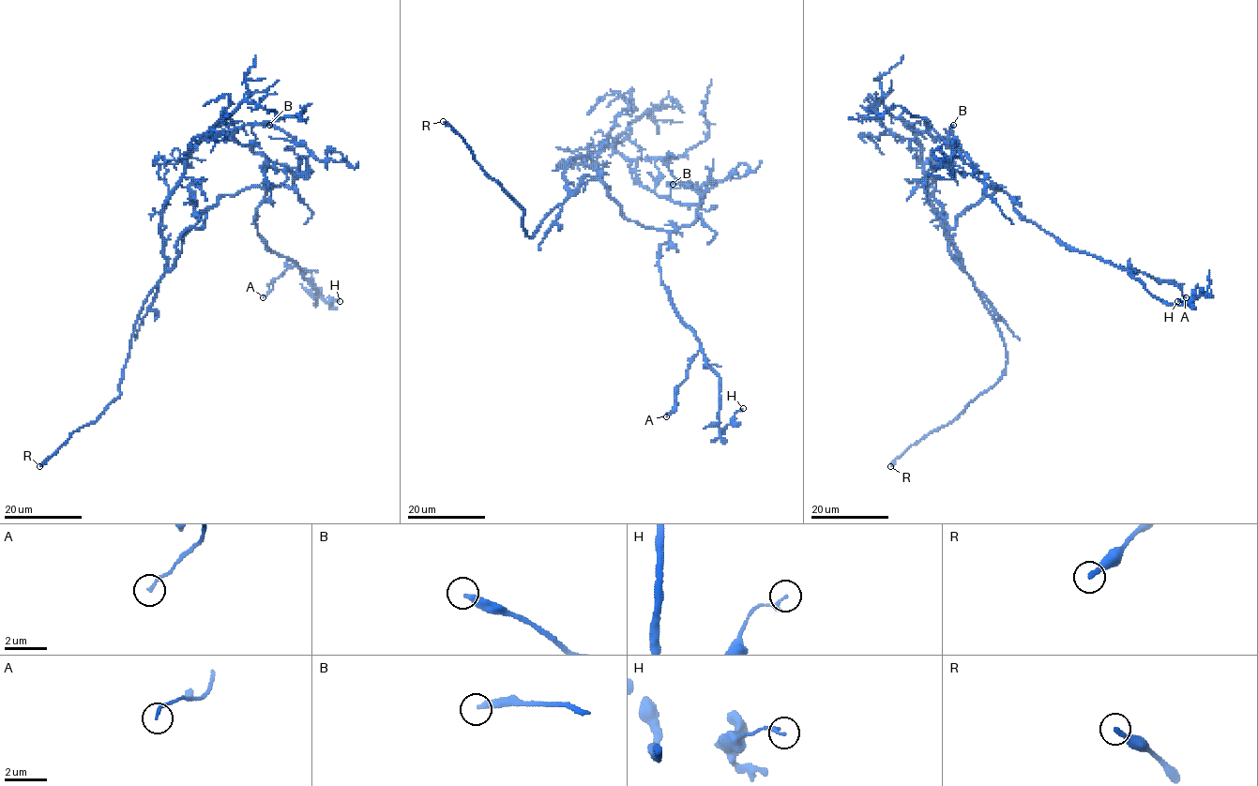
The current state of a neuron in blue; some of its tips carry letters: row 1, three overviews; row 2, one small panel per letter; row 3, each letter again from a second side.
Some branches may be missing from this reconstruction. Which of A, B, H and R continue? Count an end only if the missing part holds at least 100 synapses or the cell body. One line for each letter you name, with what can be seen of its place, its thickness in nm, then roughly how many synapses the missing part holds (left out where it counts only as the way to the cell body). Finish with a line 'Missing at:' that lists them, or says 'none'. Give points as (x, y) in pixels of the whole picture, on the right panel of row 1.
R: place (890, 466); calibre 280 nm
Missing at: R

